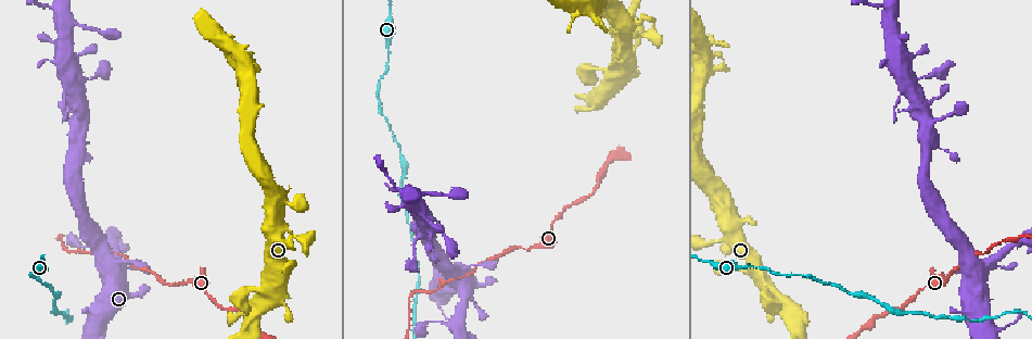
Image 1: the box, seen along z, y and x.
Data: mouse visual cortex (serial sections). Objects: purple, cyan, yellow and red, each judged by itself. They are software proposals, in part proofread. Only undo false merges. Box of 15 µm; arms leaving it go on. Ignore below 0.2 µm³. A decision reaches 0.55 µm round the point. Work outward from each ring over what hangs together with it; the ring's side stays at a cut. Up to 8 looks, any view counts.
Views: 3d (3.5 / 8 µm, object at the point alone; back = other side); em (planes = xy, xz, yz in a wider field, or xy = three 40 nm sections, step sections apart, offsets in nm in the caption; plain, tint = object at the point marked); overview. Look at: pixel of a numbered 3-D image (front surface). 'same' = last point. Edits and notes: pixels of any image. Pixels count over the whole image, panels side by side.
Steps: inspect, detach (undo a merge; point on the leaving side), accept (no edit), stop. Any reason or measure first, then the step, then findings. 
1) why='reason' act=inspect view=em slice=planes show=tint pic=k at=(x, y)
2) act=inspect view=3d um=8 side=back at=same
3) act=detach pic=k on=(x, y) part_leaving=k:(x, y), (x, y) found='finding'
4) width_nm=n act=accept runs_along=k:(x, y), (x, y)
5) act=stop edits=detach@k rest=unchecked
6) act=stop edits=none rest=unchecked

act=inspect view=3d um=8 pic=1 at=(633, 33)

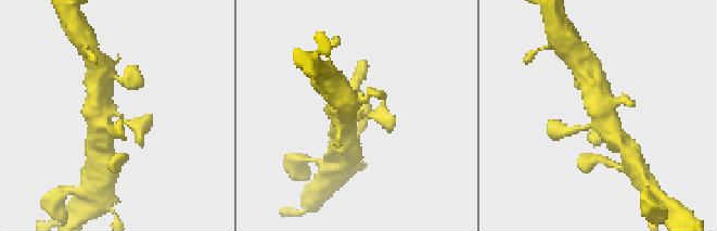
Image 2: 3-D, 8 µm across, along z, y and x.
act=inspect view=3d um=3.5 pic=2 at=(112, 111)

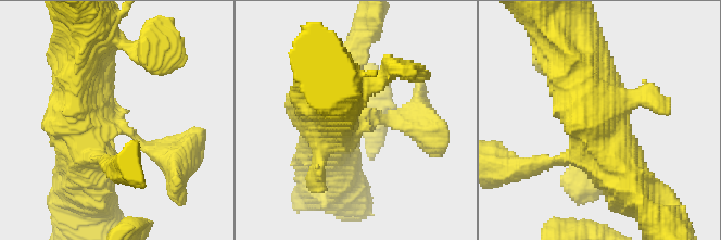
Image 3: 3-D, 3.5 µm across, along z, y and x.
act=accept runs_along=3:(622, 185), (570, 59) found='one cell here'

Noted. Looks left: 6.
why='calibre changes' act=inspect view=3d um=3.5 pic=1 at=(523, 249)

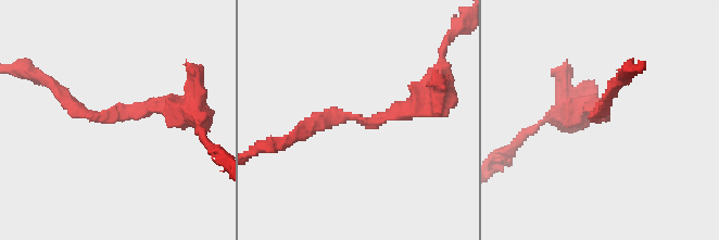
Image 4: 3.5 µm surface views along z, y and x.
why='shape alone is not enough' act=inspect view=em slice=xy step=5 show=tint pic=4 at=(110, 115)

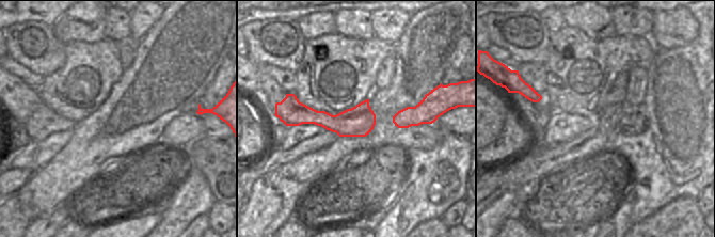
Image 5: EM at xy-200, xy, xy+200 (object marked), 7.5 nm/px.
width_nm=220 act=accept runs_along=4:(421, 102), (294, 133) found='all the same cell'

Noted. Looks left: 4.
act=inspect view=3d um=3.5 pic=1 at=(464, 289)

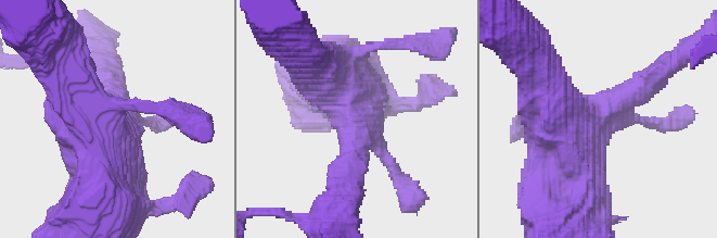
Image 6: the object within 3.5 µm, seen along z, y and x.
act=inspect view=em slice=xy step=2 show=tint pic=6 at=(596, 120)

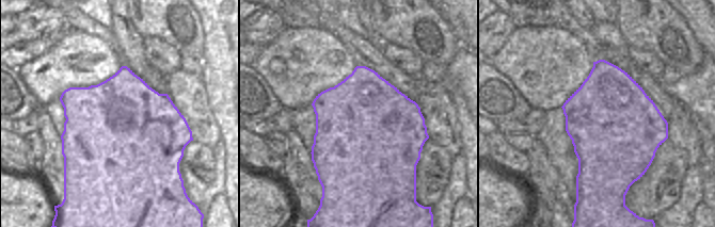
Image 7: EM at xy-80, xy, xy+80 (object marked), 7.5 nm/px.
act=accept runs_along=6:(109, 207), (102, 136), (65, 76) found='all the same cell'

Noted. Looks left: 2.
act=stop edits=none rest=unchecked

